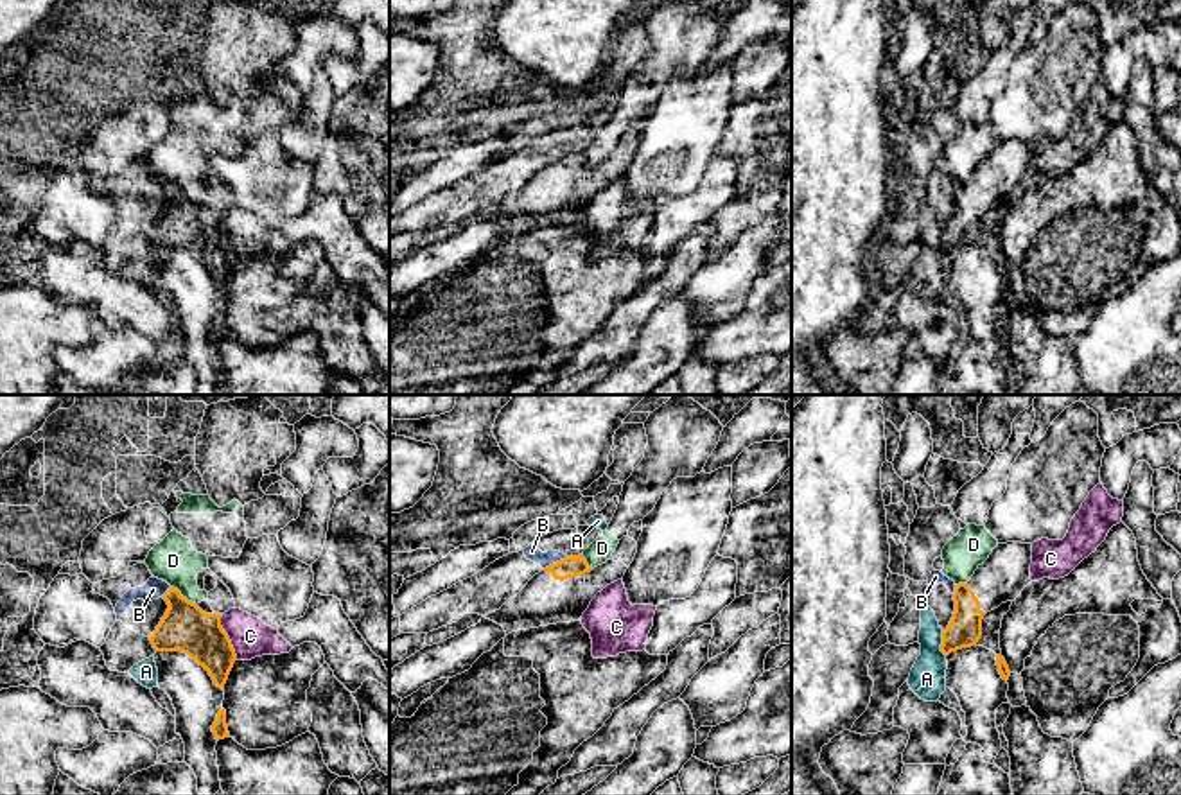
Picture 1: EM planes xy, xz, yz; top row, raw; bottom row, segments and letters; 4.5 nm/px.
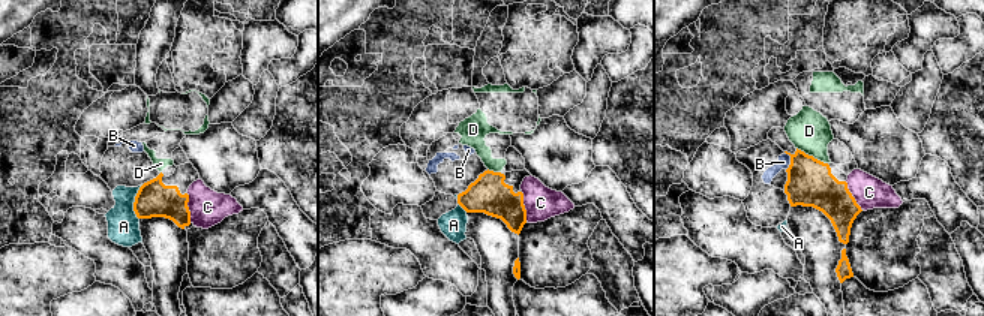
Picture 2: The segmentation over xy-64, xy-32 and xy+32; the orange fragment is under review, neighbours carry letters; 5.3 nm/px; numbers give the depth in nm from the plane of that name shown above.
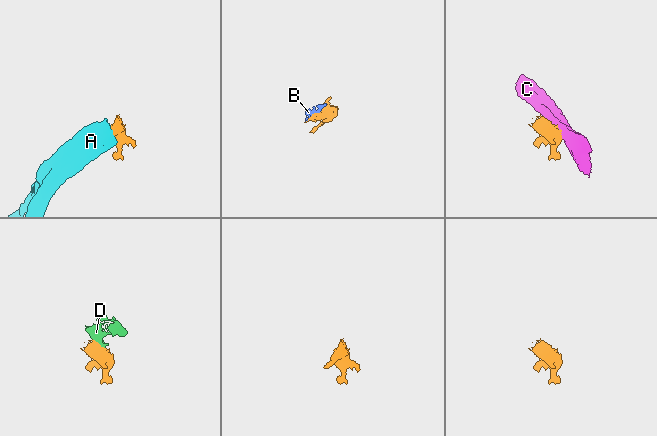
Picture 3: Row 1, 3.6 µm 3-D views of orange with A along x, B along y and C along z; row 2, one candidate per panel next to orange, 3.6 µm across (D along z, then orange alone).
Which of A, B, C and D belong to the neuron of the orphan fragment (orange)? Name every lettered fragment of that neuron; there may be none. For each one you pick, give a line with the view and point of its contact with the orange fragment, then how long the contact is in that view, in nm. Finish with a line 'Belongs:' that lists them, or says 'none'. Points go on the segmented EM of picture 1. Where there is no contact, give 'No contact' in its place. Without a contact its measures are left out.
Belongs: none

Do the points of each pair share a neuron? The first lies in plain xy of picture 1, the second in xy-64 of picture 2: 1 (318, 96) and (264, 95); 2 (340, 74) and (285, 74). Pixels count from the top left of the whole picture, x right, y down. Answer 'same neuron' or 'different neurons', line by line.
1: same neuron
2: same neuron

